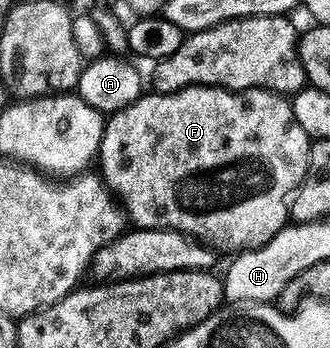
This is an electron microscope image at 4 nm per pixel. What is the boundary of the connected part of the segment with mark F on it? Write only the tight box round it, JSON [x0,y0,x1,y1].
[98,86,313,252]

